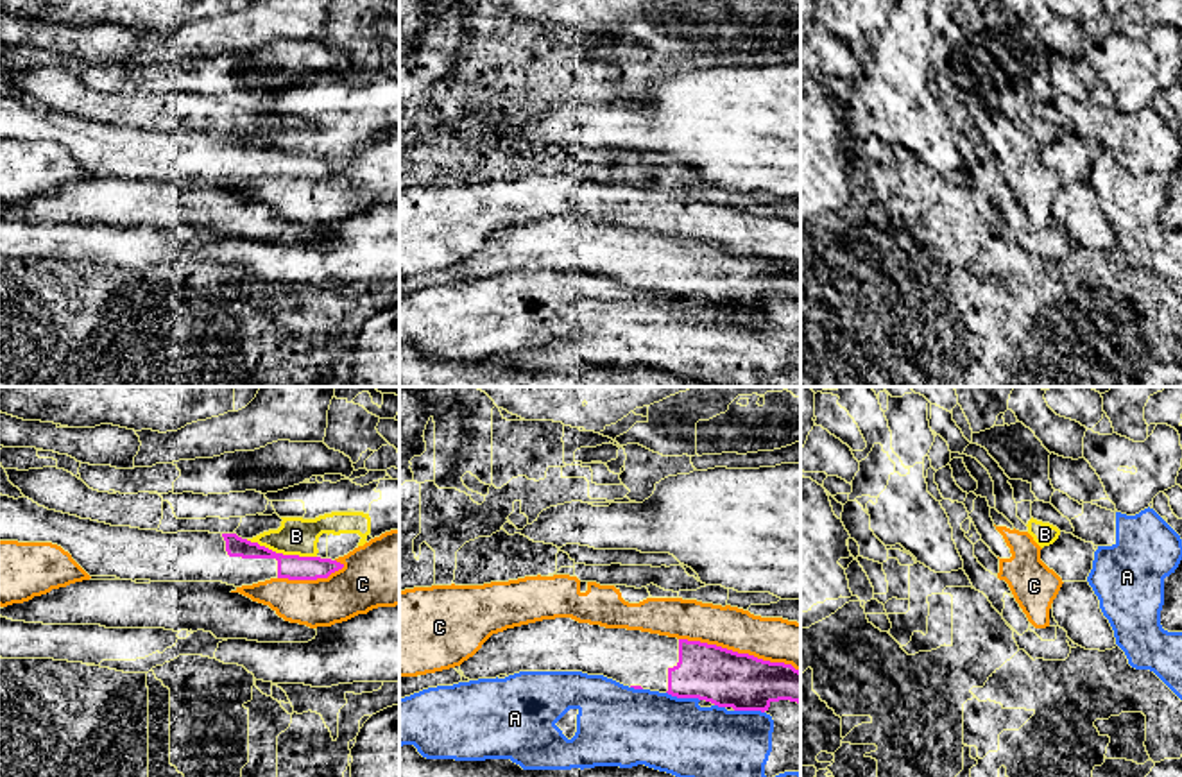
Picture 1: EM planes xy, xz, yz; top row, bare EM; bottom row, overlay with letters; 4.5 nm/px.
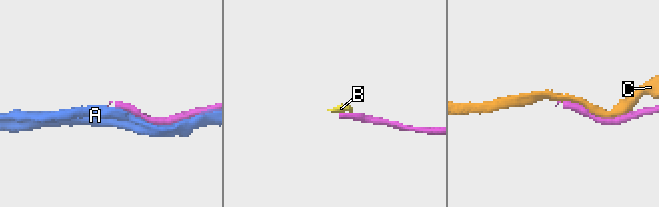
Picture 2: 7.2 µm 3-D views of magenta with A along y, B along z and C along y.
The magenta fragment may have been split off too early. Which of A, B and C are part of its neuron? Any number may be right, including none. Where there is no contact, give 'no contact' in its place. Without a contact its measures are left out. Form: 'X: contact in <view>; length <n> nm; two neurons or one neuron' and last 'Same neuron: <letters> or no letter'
A: contact in xz; length 160 nm; two neurons
B: contact in xy; length 340 nm; two neurons
C: contact in xz; length 550 nm; two neurons
Same neuron: no letter

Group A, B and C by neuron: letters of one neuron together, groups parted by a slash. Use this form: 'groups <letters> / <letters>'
groups A / B / C

